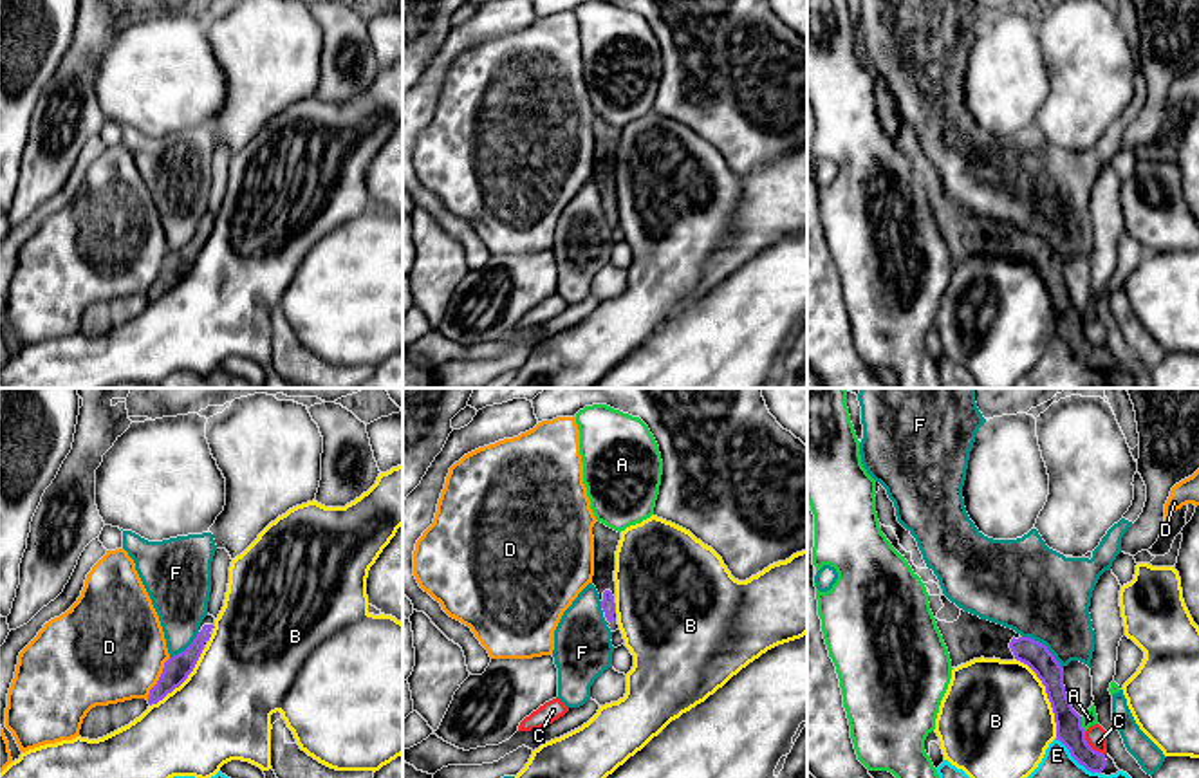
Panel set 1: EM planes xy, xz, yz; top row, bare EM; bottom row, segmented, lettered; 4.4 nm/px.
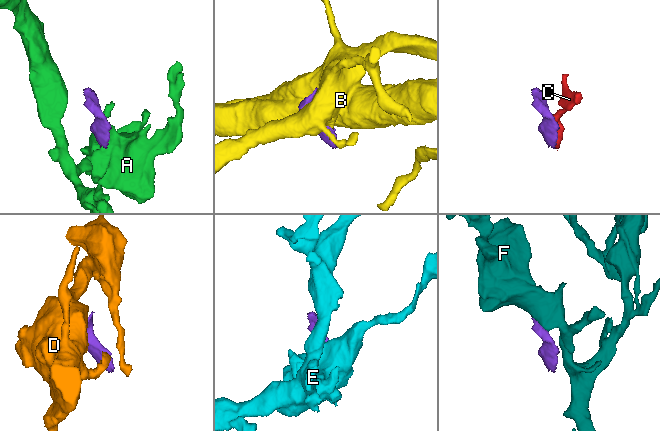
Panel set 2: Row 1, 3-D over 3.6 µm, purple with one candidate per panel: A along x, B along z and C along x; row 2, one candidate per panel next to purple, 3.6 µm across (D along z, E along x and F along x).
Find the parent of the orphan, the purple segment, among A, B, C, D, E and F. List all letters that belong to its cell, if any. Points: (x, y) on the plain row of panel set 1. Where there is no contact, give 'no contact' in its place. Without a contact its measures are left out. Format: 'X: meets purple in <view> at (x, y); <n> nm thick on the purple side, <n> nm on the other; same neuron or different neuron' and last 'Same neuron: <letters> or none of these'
A: meets purple in yz at (1080, 320); 120 nm thick on the purple side, 70 nm on the other; different neuron
B: meets purple in yz at (1048, 291); 120 nm thick on the purple side, 500 nm on the other; different neuron
C: meets purple in yz at (1089, 342); 120 nm thick on the purple side, 100 nm on the other; different neuron
D: meets purple in xy at (159, 275); 120 nm thick on the purple side, 480 nm on the other; different neuron
E: meets purple in yz at (1077, 356); 120 nm thick on the purple side, 300 nm on the other; different neuron
F: meets purple in yz at (1046, 242); 120 nm thick on the purple side, 400 nm on the other; different neuron
Same neuron: none of these

